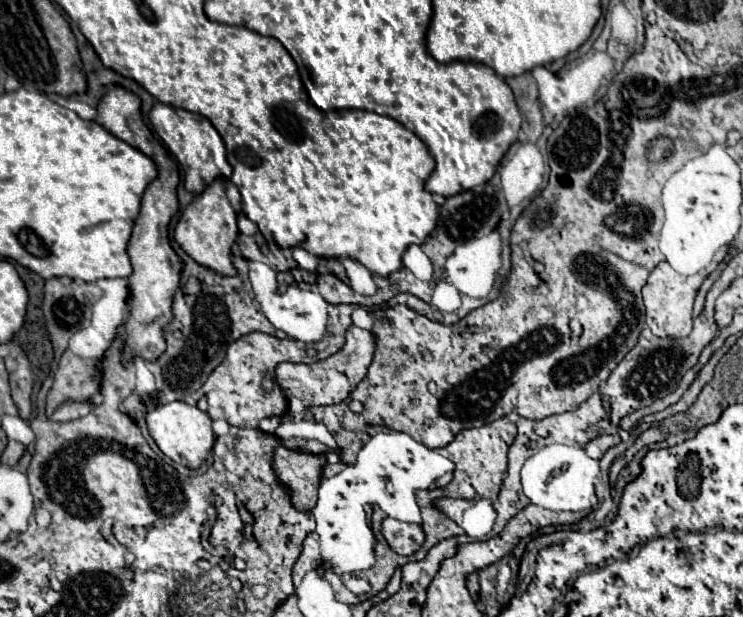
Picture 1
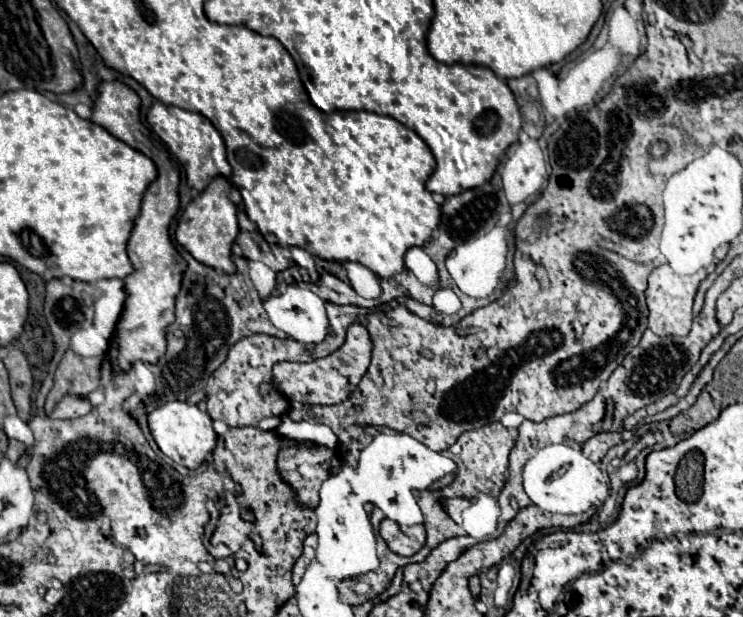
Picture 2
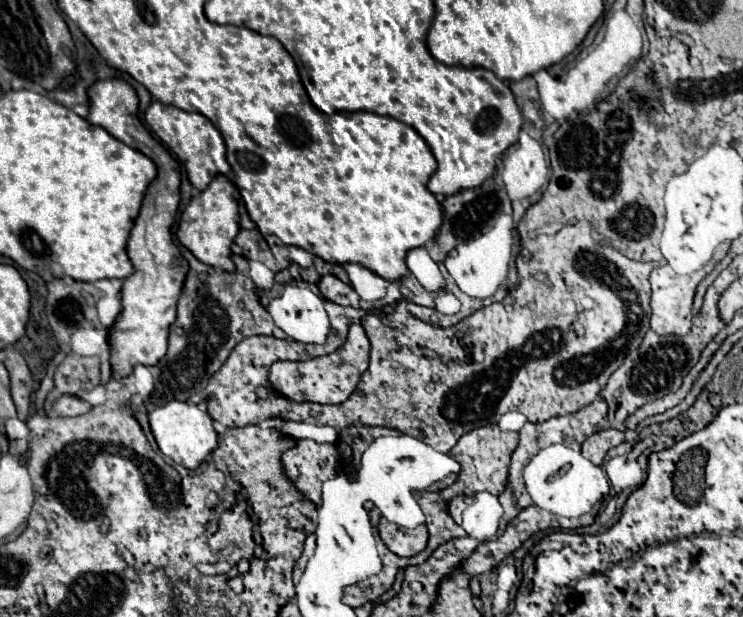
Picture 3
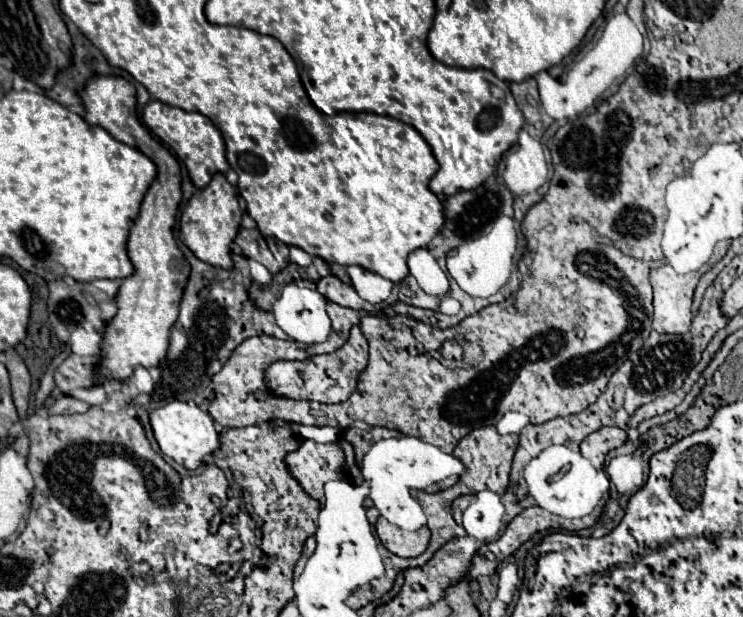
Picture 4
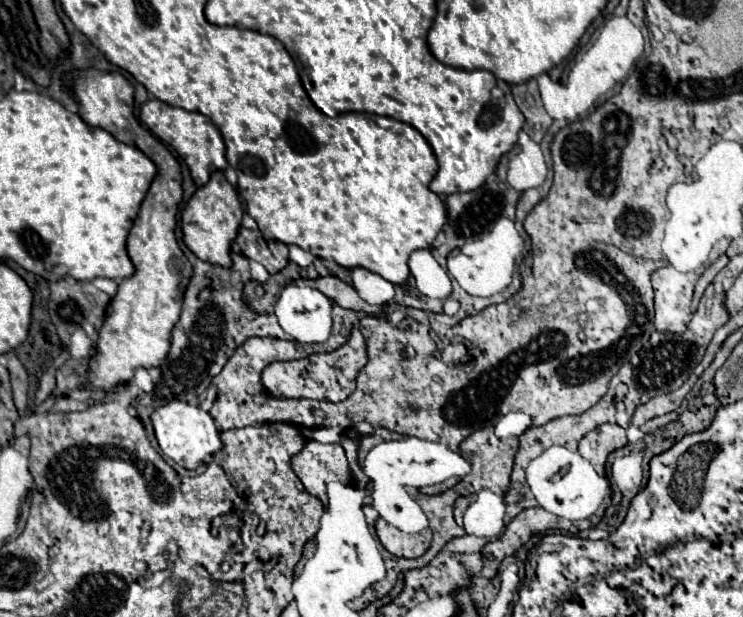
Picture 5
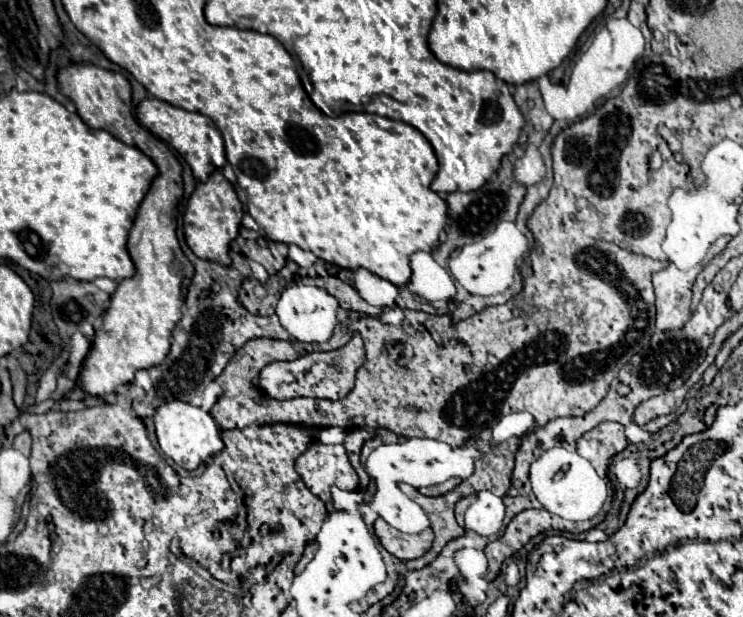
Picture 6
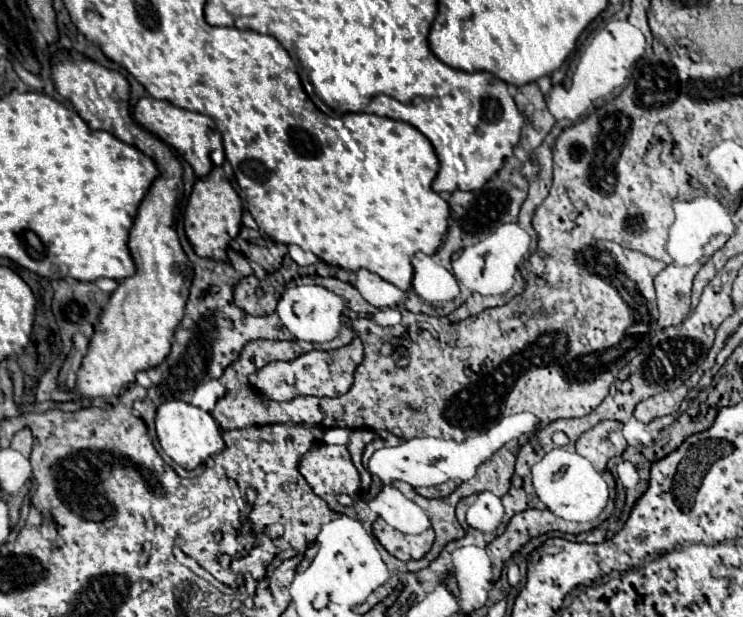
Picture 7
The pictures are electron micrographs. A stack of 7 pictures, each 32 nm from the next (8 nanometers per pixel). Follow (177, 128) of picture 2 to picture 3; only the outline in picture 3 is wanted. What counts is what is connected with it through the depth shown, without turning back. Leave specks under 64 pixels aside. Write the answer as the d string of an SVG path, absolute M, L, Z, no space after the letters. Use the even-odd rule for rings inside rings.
M154 100L146 108L144 120L150 126L150 130L164 144L168 144L168 148L186 166L188 178L190 178L190 182L192 182L194 188L204 190L216 174L228 174L230 172L230 164L226 162L224 140L222 140L218 128L214 124L210 124L210 120L206 116L202 116L198 112L186 112L186 110L180 110L176 106L166 106L166 104Z

